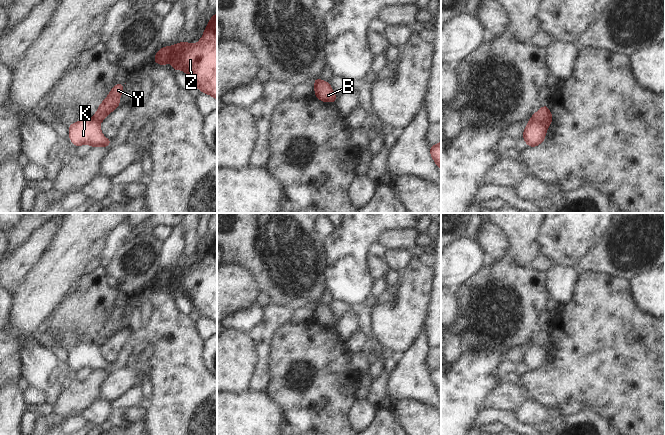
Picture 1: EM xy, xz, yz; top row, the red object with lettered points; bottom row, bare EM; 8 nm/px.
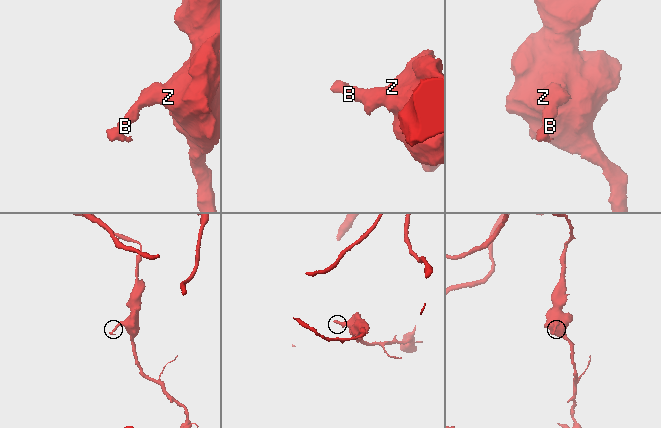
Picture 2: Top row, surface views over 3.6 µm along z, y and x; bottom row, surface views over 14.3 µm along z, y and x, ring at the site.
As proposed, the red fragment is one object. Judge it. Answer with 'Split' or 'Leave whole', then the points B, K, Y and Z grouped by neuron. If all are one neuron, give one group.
Split. Groups: B Y Z / K.

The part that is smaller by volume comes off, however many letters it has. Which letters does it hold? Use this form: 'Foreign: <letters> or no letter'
Foreign: K

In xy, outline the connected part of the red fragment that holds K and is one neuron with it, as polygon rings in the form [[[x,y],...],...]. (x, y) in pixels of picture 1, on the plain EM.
[[[94,342],[82,343],[68,350],[70,365],[76,370],[88,367],[91,371],[109,371],[111,364],[101,357],[99,346]]]

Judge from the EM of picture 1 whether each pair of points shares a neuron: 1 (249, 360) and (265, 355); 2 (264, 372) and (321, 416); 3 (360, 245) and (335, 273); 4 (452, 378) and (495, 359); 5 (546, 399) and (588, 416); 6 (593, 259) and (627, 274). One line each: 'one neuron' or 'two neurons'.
1: two neurons
2: two neurons
3: one neuron
4: one neuron
5: two neurons
6: one neuron

